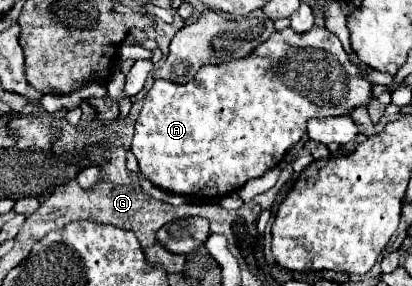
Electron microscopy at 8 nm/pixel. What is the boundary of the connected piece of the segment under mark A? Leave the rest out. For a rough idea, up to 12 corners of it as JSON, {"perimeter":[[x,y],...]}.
{"perimeter":[[324,27],[154,81],[140,173],[224,197],[372,83]]}

